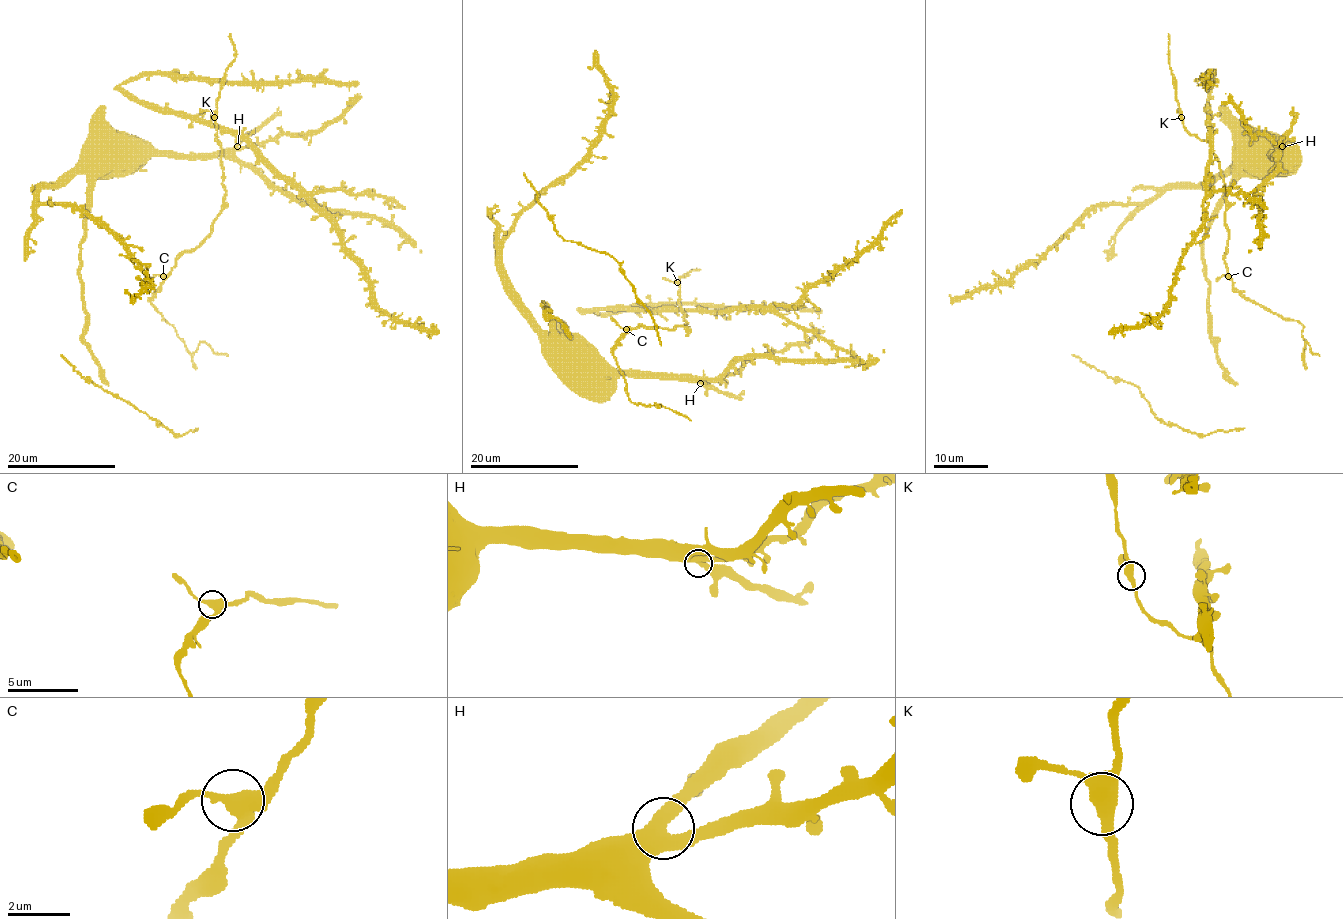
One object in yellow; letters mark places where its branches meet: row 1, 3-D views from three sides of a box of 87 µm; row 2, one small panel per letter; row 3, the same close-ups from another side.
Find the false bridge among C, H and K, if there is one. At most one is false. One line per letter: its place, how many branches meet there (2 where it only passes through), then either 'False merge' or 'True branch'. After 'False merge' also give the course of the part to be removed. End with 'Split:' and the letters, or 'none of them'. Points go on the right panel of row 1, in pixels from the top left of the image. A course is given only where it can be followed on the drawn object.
C: Place: (1228, 276). Branches: 3. True branch
H: Place: (1282, 146). Branches: 3. True branch
K: Place: (1181, 117). Branches: 3. True branch
Split: none of them

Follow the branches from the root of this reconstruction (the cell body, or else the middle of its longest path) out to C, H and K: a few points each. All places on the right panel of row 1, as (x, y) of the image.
C: (1248, 140), (1236, 141), (1277, 159), (1257, 190), (1261, 221), (1250, 195), (1208, 189), (1210, 130), (1228, 276)
H: (1248, 140), (1236, 141), (1254, 145), (1270, 155), (1282, 146)
K: (1248, 140), (1236, 141), (1277, 159), (1261, 221), (1250, 195), (1208, 189), (1212, 131), (1202, 141), (1182, 116)

